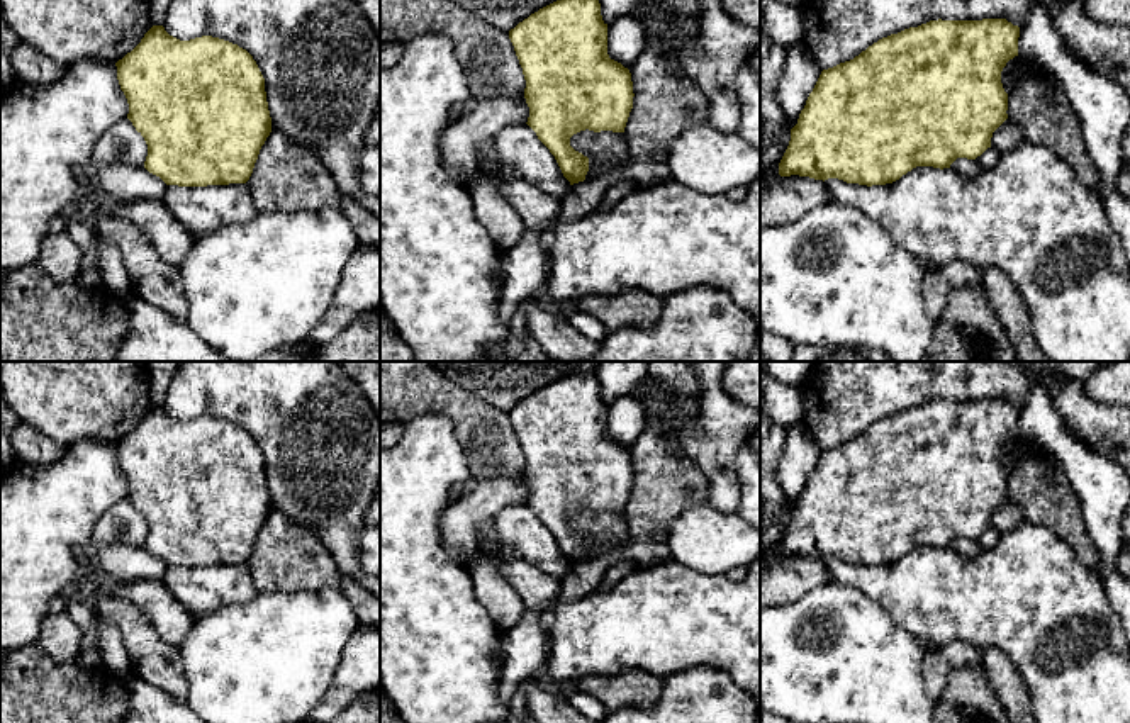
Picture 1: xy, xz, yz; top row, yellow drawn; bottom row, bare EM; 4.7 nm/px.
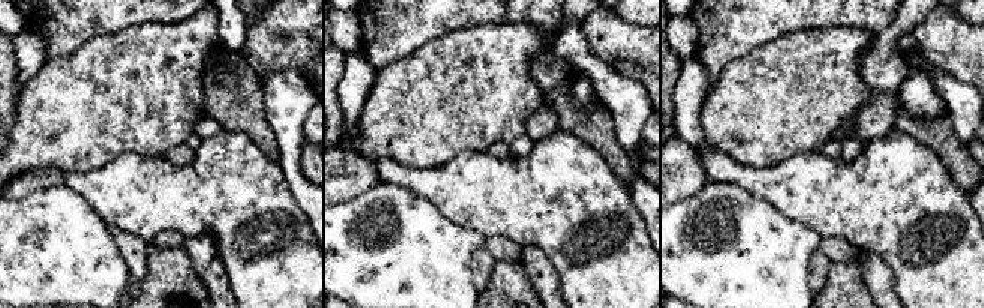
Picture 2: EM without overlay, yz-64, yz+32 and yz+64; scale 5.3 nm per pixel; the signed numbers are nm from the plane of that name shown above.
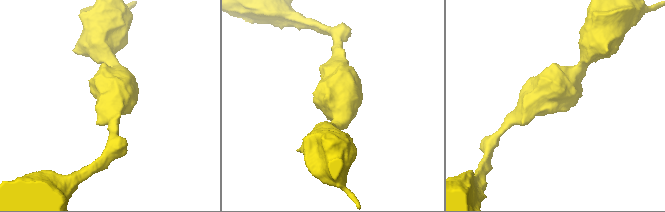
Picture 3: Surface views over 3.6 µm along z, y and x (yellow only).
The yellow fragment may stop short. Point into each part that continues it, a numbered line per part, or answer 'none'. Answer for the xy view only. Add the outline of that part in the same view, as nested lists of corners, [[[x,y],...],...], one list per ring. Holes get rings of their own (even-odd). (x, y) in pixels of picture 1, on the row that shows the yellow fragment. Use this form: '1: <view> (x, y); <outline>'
none

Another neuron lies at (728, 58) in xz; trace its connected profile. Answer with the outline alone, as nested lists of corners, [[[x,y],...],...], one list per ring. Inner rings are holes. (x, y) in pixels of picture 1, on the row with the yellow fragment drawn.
[[[697,0],[701,17],[692,36],[680,31],[670,10],[648,2],[645,14],[636,12],[645,44],[663,39],[689,78],[708,98],[706,122],[724,132],[738,132],[741,107],[736,95],[740,68],[760,48],[760,29],[730,19],[721,0]]]

